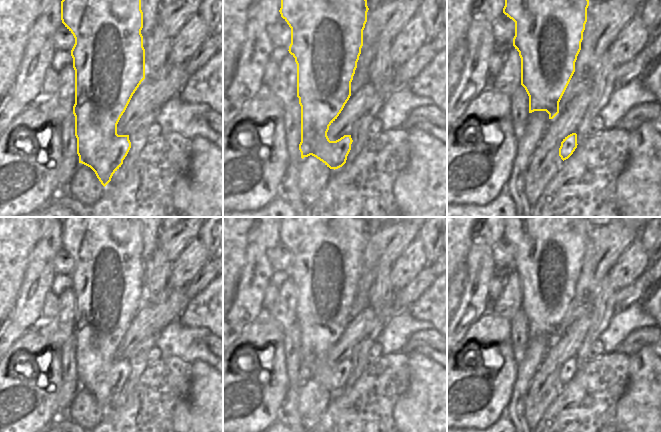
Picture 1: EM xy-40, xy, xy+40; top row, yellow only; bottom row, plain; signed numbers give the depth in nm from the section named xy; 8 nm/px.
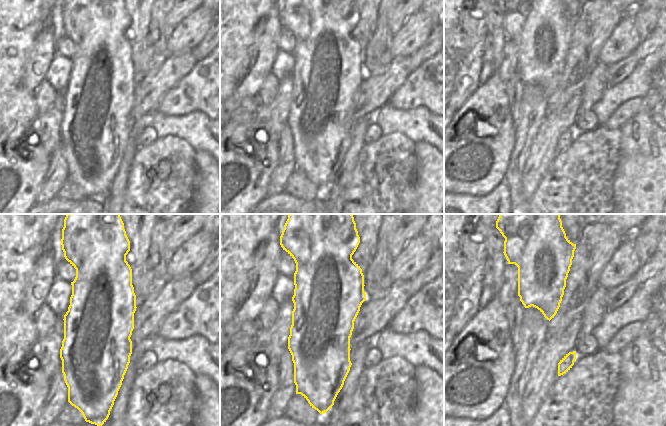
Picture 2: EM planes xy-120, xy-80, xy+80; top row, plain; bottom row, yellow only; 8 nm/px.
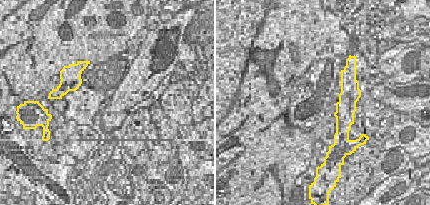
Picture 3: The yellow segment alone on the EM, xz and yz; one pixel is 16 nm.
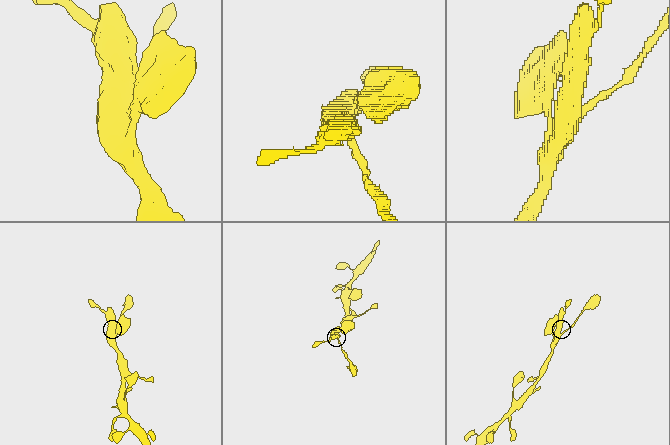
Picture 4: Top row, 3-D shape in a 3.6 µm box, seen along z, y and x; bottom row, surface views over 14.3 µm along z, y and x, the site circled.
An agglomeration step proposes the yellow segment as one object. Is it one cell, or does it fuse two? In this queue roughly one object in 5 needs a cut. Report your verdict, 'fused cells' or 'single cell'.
single cell

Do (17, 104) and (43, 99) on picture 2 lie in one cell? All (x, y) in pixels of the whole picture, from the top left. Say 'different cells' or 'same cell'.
different cells

